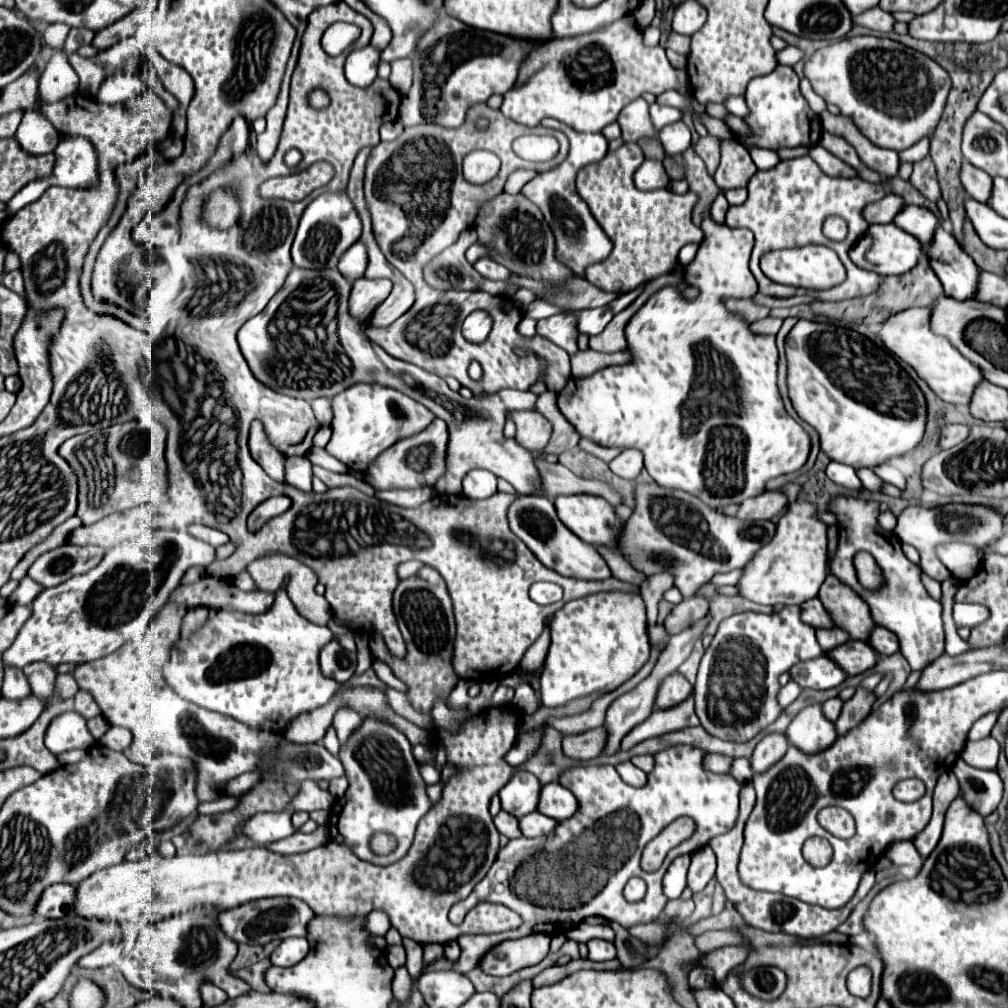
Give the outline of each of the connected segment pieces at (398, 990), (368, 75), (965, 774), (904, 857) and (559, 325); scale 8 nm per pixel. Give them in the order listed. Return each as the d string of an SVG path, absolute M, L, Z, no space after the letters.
M400 966L394 974L394 982L392 982L392 988L394 988L394 998L396 1000L406 1000L410 996L410 988L412 988L412 980L410 980L410 974L406 972L404 966Z
M366 46L362 50L352 50L346 58L346 78L350 84L368 88L376 80L380 50Z
M958 758L952 766L952 772L960 782L960 796L972 810L976 810L980 816L988 816L998 808L1004 784L996 770L972 768Z
M896 842L886 850L886 856L896 864L896 866L914 866L916 870L920 870L922 866L922 856L918 854L918 850L914 848L912 842Z
M558 314L558 316L550 316L546 320L538 320L536 330L540 336L548 338L550 342L554 342L562 350L566 350L570 356L574 356L578 352L576 320L570 314Z

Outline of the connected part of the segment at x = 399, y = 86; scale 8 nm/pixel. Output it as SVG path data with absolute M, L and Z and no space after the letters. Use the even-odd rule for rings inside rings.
M398 58L390 62L392 66L392 74L390 74L390 84L400 92L406 94L412 86L412 60L410 58Z

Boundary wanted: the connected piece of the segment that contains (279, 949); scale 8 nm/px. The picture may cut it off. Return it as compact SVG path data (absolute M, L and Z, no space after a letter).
M286 938L274 948L274 952L270 954L270 960L274 966L294 966L306 954L308 954L306 938Z

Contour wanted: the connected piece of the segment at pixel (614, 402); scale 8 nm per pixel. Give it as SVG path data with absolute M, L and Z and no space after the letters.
M706 214L702 230L704 240L698 254L684 270L688 284L700 290L698 298L688 302L672 286L658 290L626 326L626 340L634 362L608 366L592 376L568 380L566 388L558 394L558 408L580 436L596 444L638 448L656 484L690 492L710 508L720 510L758 496L766 490L766 482L776 476L798 472L808 460L810 436L788 416L780 398L776 384L776 336L752 334L744 320L728 314L724 308L722 298L748 298L758 290L748 268L754 244L752 232L718 226L710 214Z

